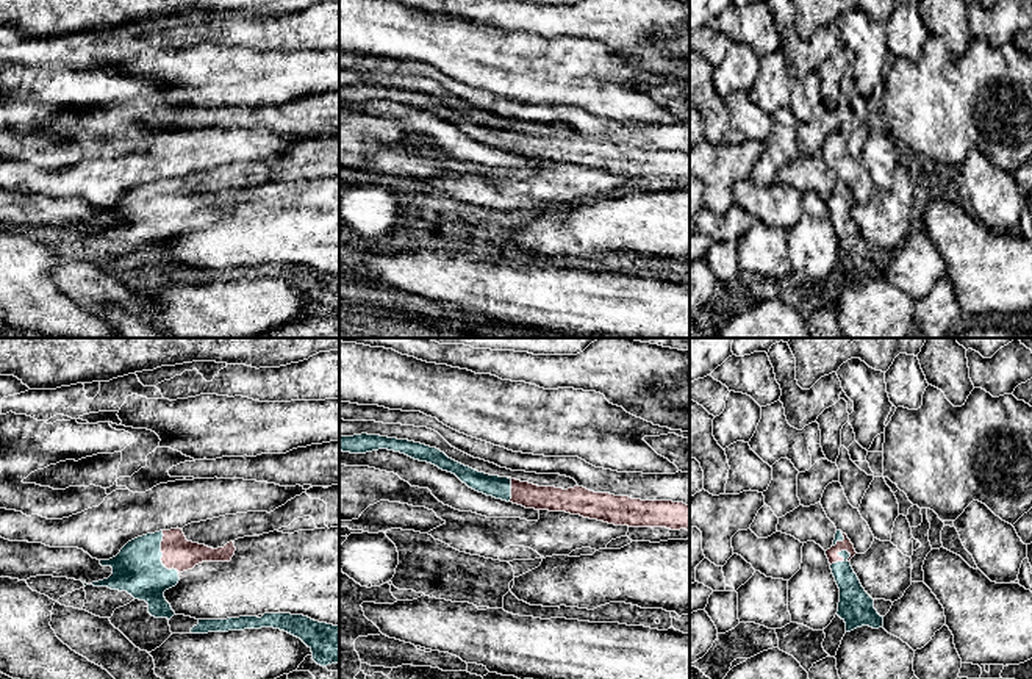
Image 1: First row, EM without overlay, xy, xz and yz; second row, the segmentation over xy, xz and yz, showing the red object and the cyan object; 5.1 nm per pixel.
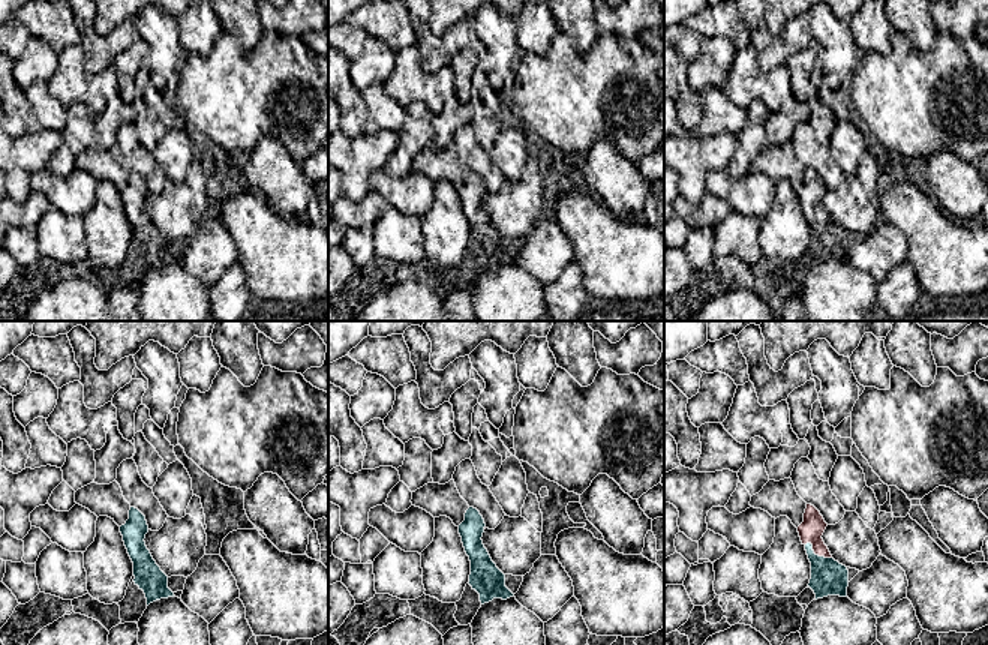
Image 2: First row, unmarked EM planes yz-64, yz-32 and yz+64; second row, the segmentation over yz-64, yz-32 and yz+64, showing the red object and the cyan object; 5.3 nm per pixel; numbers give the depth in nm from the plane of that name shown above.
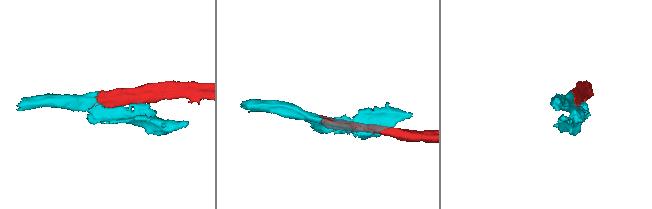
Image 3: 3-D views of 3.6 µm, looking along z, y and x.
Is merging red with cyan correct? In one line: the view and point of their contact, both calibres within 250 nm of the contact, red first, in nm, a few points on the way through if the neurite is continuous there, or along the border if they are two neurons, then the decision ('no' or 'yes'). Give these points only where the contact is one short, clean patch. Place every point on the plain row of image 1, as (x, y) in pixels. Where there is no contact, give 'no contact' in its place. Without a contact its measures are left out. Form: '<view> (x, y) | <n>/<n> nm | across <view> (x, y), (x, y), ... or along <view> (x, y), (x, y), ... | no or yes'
xy (163, 205) | 160/260 nm | yes

